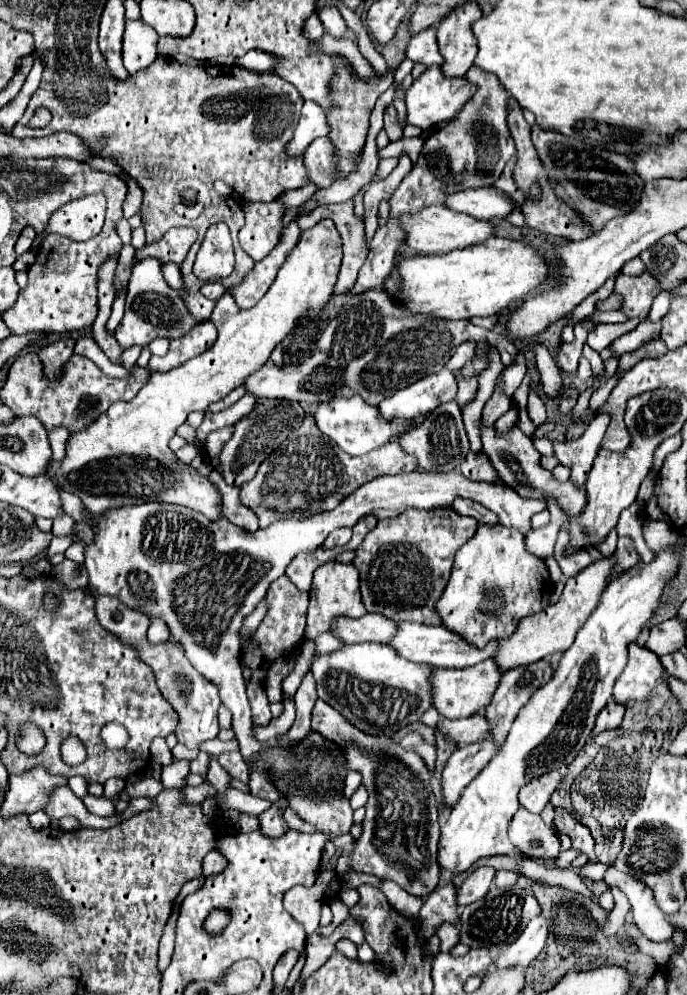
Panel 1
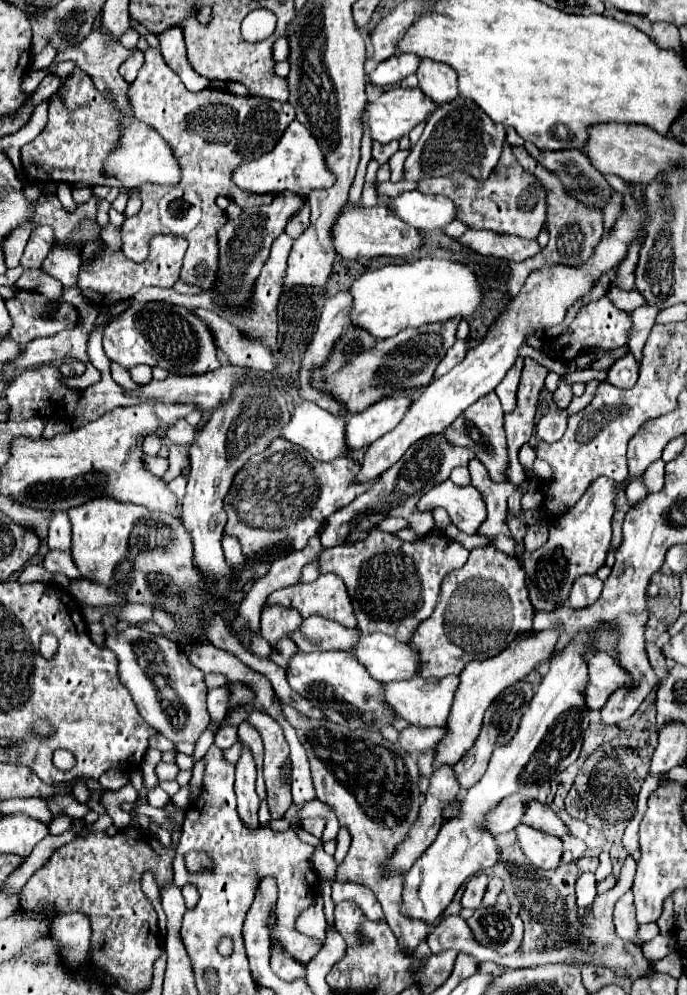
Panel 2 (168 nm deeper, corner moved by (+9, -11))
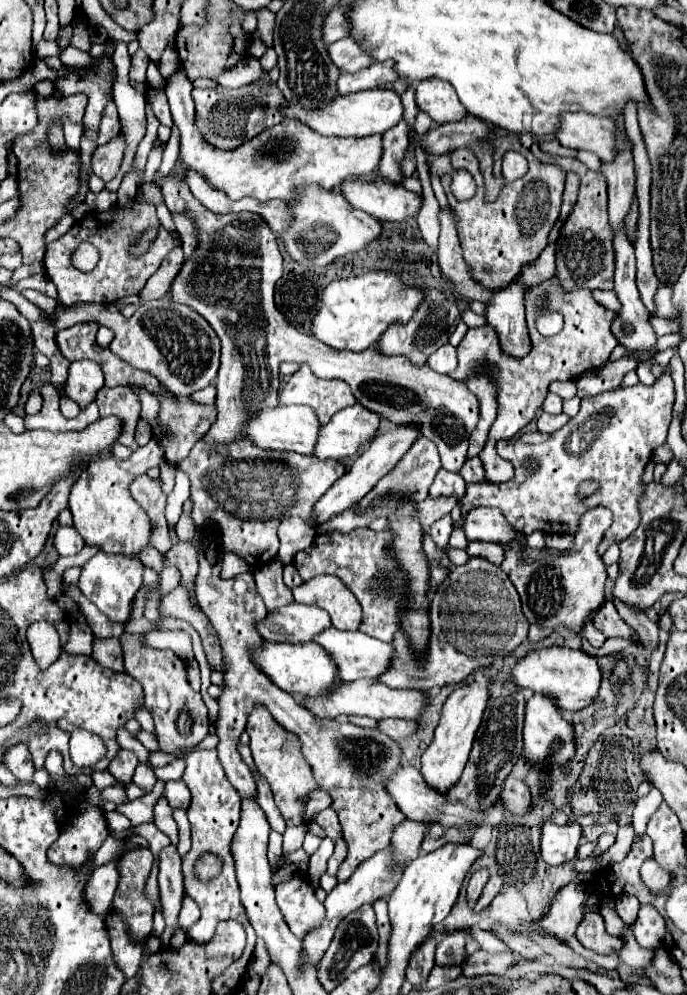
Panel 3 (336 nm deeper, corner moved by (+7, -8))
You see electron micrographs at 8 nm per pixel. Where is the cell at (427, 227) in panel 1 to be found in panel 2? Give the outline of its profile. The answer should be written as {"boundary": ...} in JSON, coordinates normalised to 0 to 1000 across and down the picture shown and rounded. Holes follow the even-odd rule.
{"boundary":[[[523,206],[505,208],[488,222],[485,240],[491,254],[502,260],[543,260],[555,256],[590,260],[595,256],[610,254],[619,248],[619,238],[613,236],[613,232],[595,228],[592,224],[584,224],[584,220],[578,220],[578,216],[572,216],[560,206],[546,206],[540,210]]]}

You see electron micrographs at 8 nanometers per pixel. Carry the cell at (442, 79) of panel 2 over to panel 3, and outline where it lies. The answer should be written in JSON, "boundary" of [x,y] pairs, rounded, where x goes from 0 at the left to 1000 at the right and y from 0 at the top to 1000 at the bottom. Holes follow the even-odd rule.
{"boundary":[[[645,80],[610,82],[604,88],[604,103],[619,115],[624,115],[633,125],[668,123],[680,117],[680,111],[674,105],[668,105],[668,98],[662,96],[656,84]]]}

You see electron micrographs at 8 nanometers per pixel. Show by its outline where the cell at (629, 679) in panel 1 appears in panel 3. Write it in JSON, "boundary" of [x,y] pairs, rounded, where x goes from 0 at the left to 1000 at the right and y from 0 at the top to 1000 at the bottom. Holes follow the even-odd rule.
{"boundary":[[[805,649],[805,651],[776,653],[776,655],[764,657],[761,661],[755,661],[750,671],[744,673],[741,683],[755,693],[770,691],[779,697],[802,699],[802,704],[808,704],[808,708],[814,708],[814,714],[820,714],[820,716],[840,716],[866,704],[866,699],[872,695],[872,687],[875,687],[875,673],[869,669],[869,661],[863,661],[846,653]]]}

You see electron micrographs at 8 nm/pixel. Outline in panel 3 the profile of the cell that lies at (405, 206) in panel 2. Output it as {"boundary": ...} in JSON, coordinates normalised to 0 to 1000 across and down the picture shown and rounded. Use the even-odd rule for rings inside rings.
{"boundary":[[[502,181],[496,185],[496,195],[508,205],[549,221],[584,223],[607,217],[613,209],[613,197],[563,181]]]}

